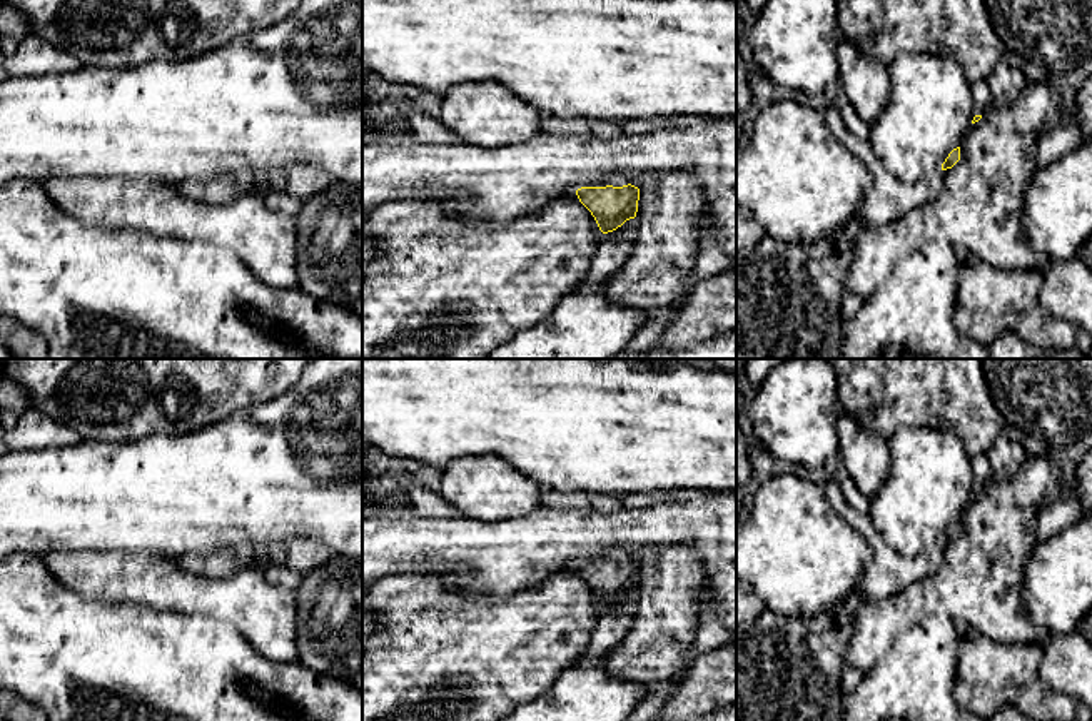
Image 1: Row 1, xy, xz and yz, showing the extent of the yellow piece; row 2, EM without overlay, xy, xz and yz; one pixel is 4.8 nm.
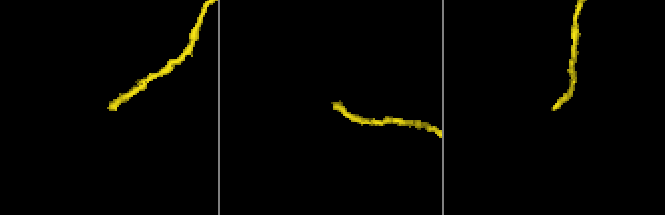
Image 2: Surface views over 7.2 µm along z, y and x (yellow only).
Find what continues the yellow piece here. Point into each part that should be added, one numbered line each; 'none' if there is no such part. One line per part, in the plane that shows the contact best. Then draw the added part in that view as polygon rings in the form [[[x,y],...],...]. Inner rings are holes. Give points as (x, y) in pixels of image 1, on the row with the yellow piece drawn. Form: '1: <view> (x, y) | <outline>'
1: xz (620, 181) | [[[616,177],[611,182],[594,182],[594,184],[588,184],[584,187],[606,187],[606,185],[623,187],[623,185],[628,185],[628,180],[624,177]]]

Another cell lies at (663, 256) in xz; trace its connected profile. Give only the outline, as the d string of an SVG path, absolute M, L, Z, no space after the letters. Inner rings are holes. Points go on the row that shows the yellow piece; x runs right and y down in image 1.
M690 172L646 179L638 200L638 237L626 264L606 282L606 299L661 319L685 304L685 285L700 255L705 197Z

